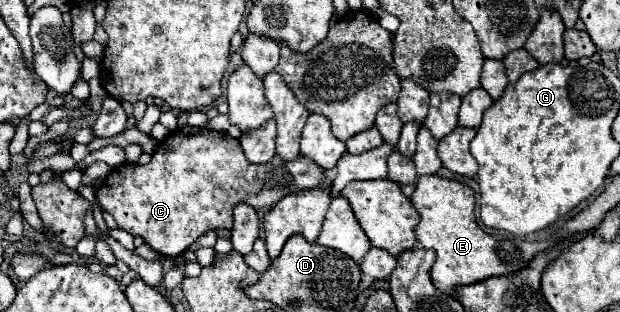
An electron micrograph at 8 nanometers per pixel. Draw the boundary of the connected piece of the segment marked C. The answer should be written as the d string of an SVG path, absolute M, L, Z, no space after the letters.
M178 127L164 139L164 149L156 149L152 153L150 163L146 165L120 165L106 181L104 189L96 193L96 203L102 211L108 211L120 229L130 235L140 235L146 245L166 257L176 257L184 253L198 237L208 231L216 231L220 227L232 229L234 223L234 207L238 203L248 203L254 209L270 209L282 197L296 193L300 189L316 189L326 179L324 169L308 157L298 157L294 161L278 159L278 155L266 165L248 163L240 141L230 137L228 133L220 133L214 129L200 127Z

